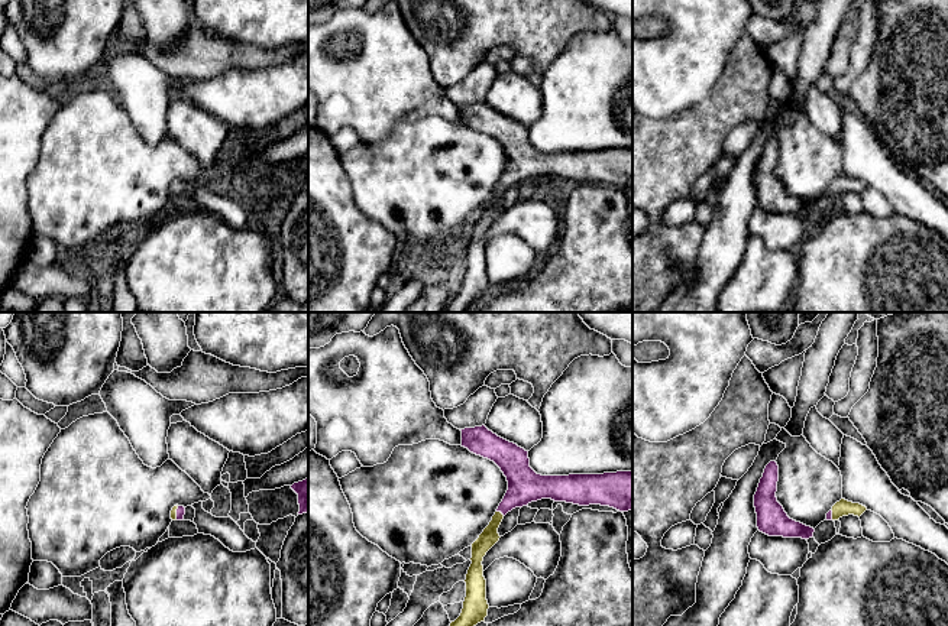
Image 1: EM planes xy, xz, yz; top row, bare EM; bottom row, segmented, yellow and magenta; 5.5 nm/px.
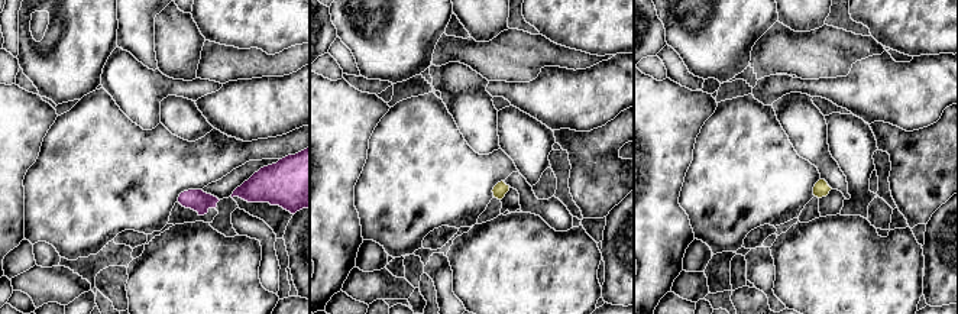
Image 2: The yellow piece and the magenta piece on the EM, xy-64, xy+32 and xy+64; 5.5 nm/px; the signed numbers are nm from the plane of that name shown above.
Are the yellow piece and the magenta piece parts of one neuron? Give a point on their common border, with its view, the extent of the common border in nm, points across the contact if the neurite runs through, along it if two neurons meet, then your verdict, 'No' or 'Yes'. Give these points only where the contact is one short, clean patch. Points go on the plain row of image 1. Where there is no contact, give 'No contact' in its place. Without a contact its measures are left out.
Touches yellow at xz (500, 188). Shared border 50 nm. Path across: xz (489, 213), (500, 188), (524, 161). Yes

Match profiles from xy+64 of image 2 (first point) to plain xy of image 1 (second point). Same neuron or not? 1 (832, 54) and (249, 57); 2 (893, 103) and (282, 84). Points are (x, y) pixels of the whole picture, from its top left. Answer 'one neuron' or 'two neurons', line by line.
1: one neuron
2: one neuron

